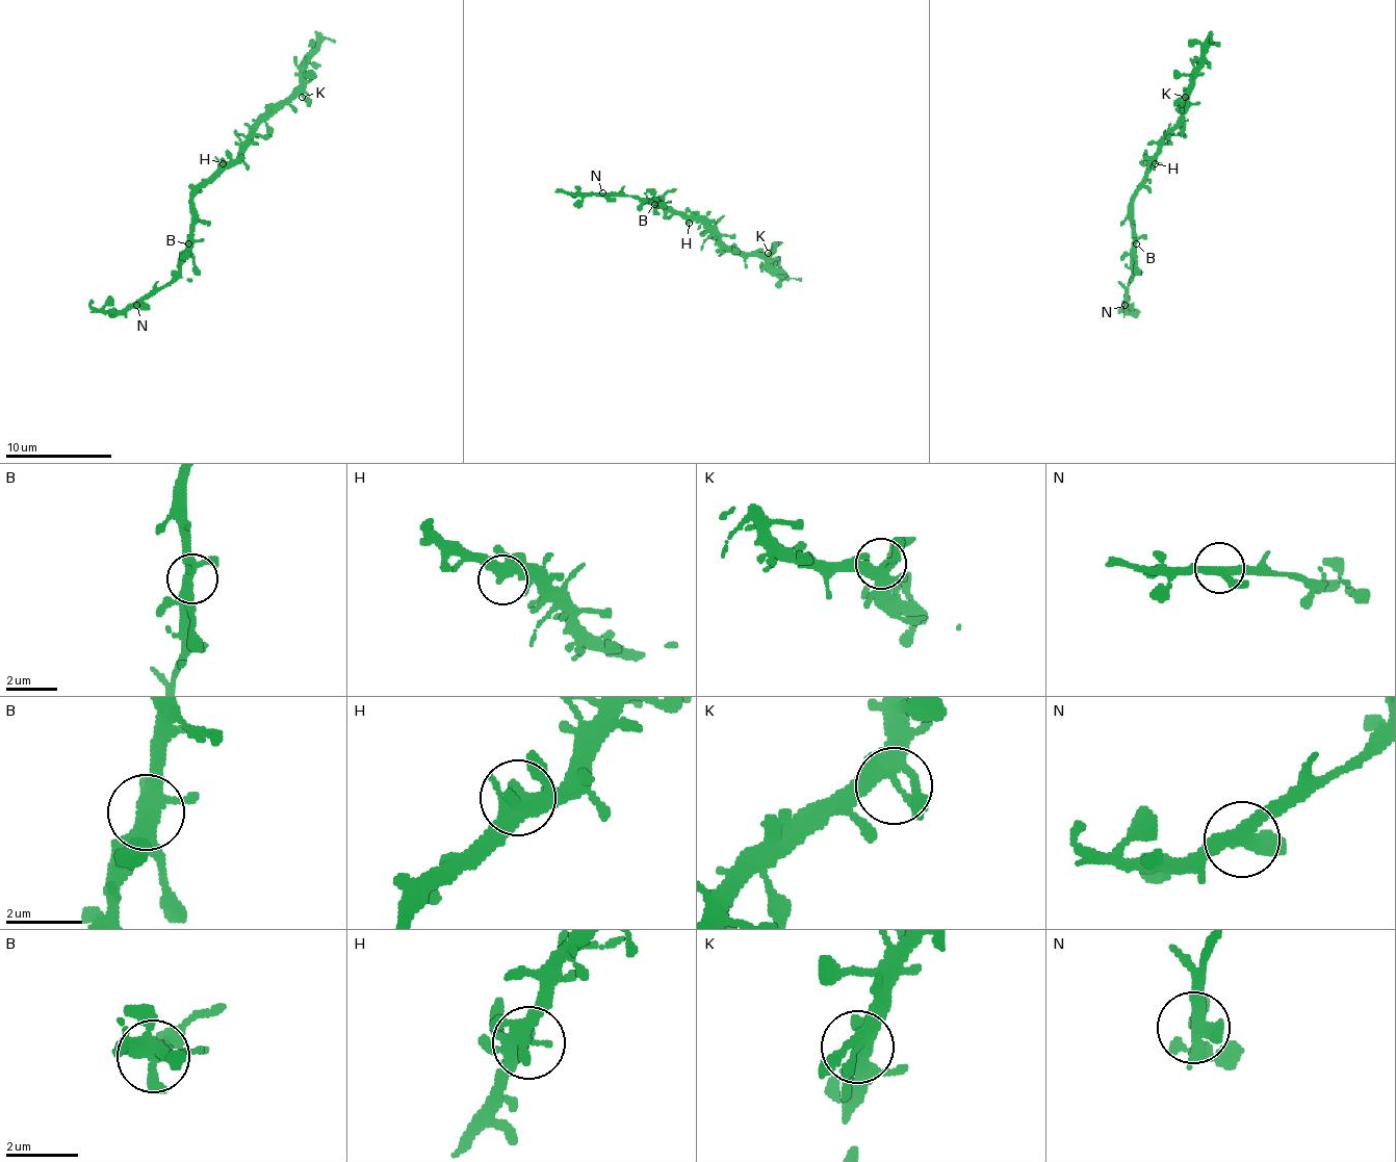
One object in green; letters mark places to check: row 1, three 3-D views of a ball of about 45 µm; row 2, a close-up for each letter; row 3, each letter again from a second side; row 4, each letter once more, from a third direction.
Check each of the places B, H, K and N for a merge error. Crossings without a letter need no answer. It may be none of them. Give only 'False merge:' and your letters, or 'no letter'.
False merge: no letter

